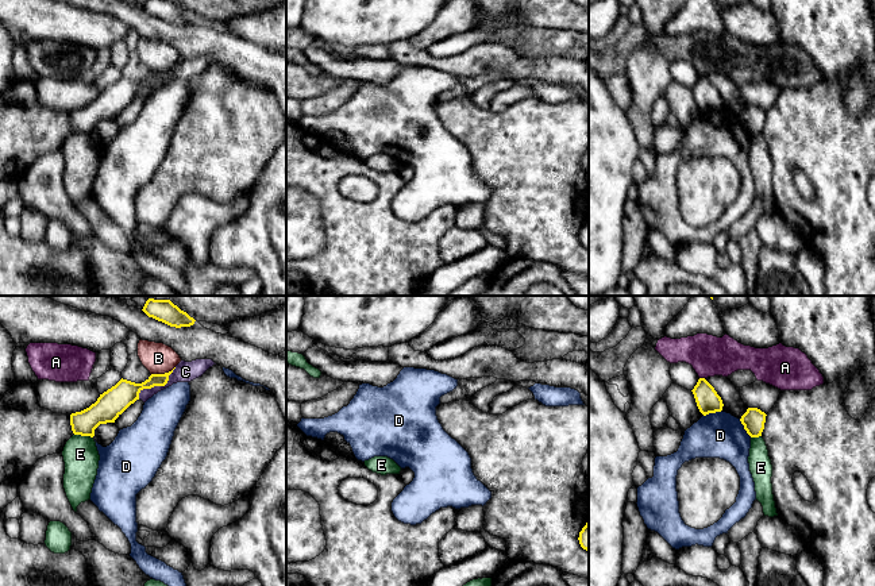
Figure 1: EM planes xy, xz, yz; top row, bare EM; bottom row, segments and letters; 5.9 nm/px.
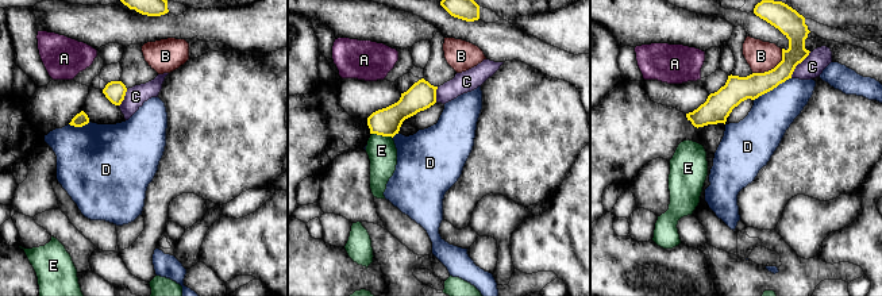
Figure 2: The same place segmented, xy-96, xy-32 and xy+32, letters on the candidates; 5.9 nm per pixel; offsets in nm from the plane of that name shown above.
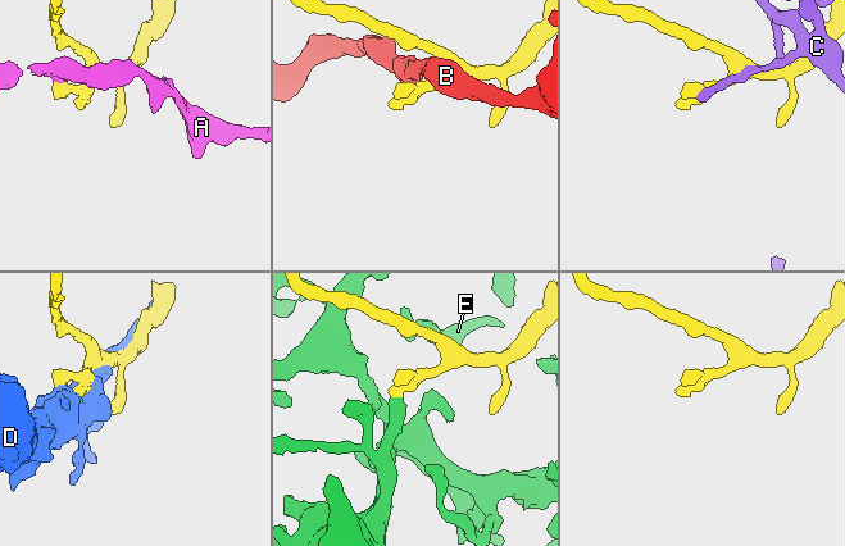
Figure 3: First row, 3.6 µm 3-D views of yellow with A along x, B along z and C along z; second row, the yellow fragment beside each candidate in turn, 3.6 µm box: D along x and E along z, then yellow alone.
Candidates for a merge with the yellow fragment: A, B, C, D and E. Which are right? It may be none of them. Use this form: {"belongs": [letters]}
{"belongs": []}

